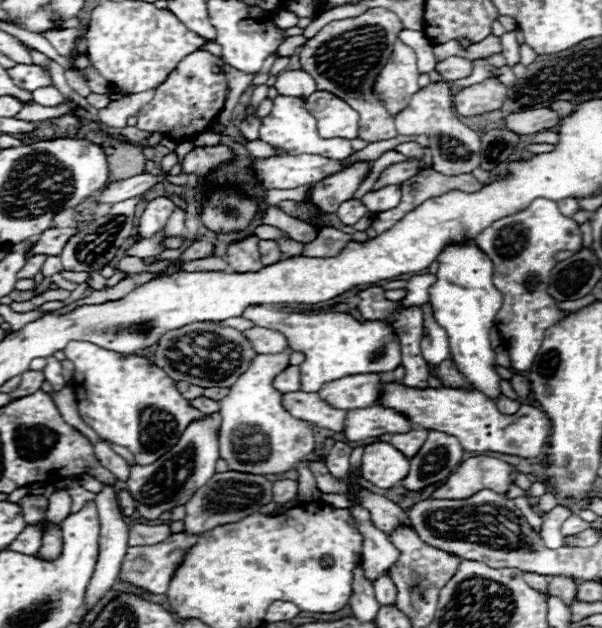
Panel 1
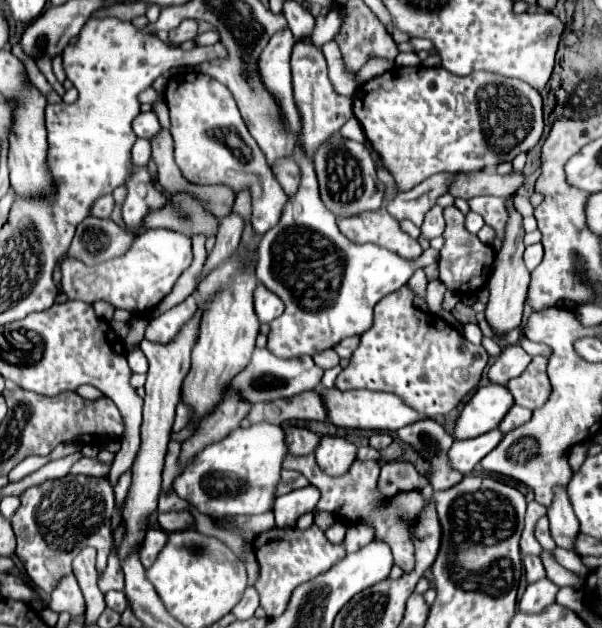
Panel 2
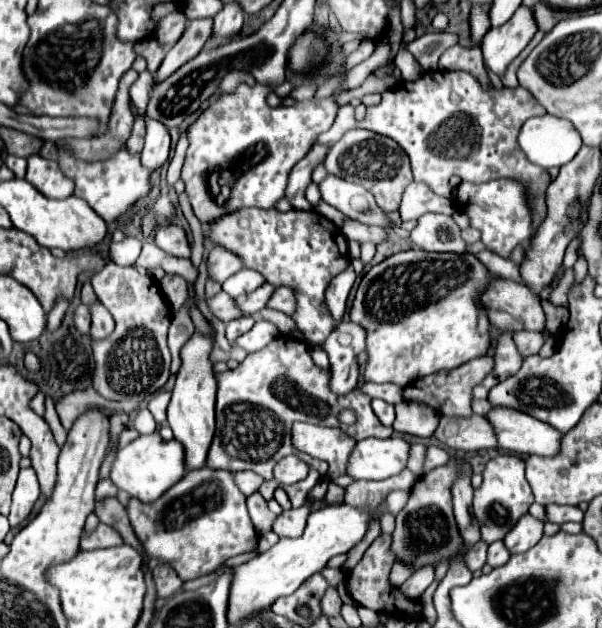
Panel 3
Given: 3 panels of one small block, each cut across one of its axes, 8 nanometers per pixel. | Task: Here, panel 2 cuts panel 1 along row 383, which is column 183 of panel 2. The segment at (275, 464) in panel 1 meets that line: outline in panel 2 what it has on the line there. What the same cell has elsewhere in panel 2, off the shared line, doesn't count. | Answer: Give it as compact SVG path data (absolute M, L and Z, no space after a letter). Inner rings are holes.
M156 228L152 232L140 232L126 254L112 258L94 268L84 266L76 258L64 258L62 262L62 292L70 300L96 302L106 300L114 308L128 310L130 314L142 314L152 310L172 290L180 274L192 264L192 246L188 236Z

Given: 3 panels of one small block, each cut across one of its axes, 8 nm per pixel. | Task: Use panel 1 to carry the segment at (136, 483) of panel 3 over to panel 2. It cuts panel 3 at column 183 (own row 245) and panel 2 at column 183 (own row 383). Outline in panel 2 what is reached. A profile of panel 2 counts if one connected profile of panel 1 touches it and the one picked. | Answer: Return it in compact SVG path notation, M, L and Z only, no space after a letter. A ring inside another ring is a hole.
M264 422L236 428L224 440L200 450L192 462L184 466L174 480L174 492L210 518L248 516L272 510L274 486L276 480L280 480L284 452L288 452L288 448L284 444L282 426Z

